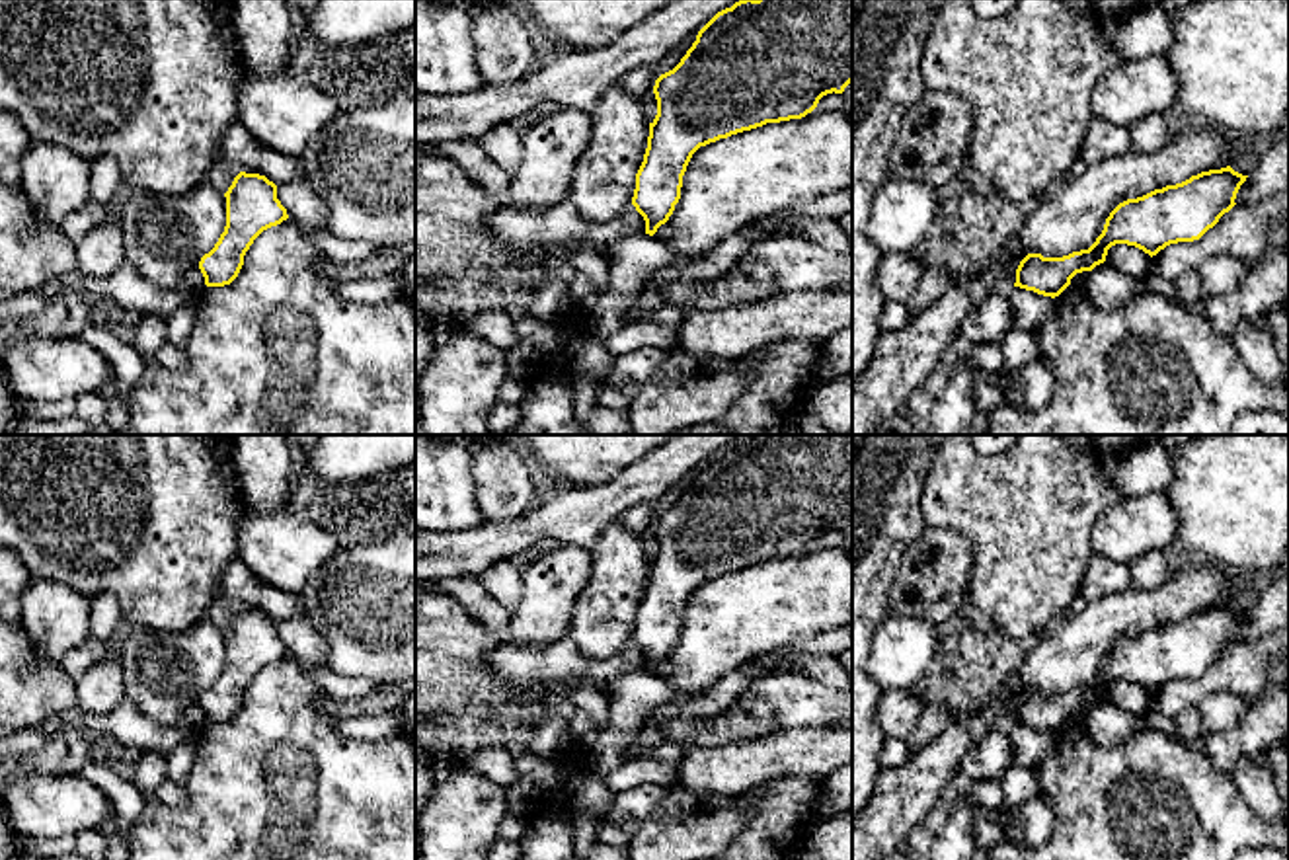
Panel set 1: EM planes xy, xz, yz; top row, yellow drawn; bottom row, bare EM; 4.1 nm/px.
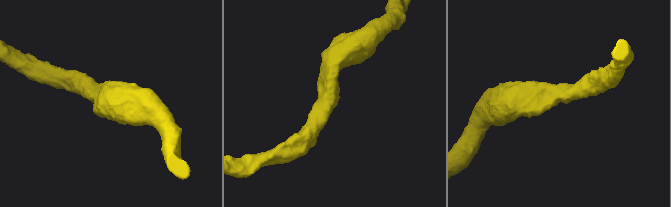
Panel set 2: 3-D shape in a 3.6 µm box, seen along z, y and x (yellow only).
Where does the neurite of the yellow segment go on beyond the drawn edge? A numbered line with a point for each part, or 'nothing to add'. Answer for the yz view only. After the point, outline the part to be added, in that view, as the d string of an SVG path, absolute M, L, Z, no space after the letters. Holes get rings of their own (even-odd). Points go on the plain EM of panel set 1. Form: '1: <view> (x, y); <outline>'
nothing to add

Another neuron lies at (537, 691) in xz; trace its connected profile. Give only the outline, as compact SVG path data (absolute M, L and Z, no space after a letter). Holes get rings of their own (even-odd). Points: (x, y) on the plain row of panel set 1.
M577 677L566 684L544 684L544 683L528 683L528 702L521 702L521 704L528 704L534 708L534 712L542 710L542 706L538 704L538 700L550 692L562 690L566 696L575 690L577 686L585 684L585 683L593 683L589 677Z

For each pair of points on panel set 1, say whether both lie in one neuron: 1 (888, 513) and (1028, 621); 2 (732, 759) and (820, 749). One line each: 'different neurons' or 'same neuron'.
1: different neurons
2: same neuron

